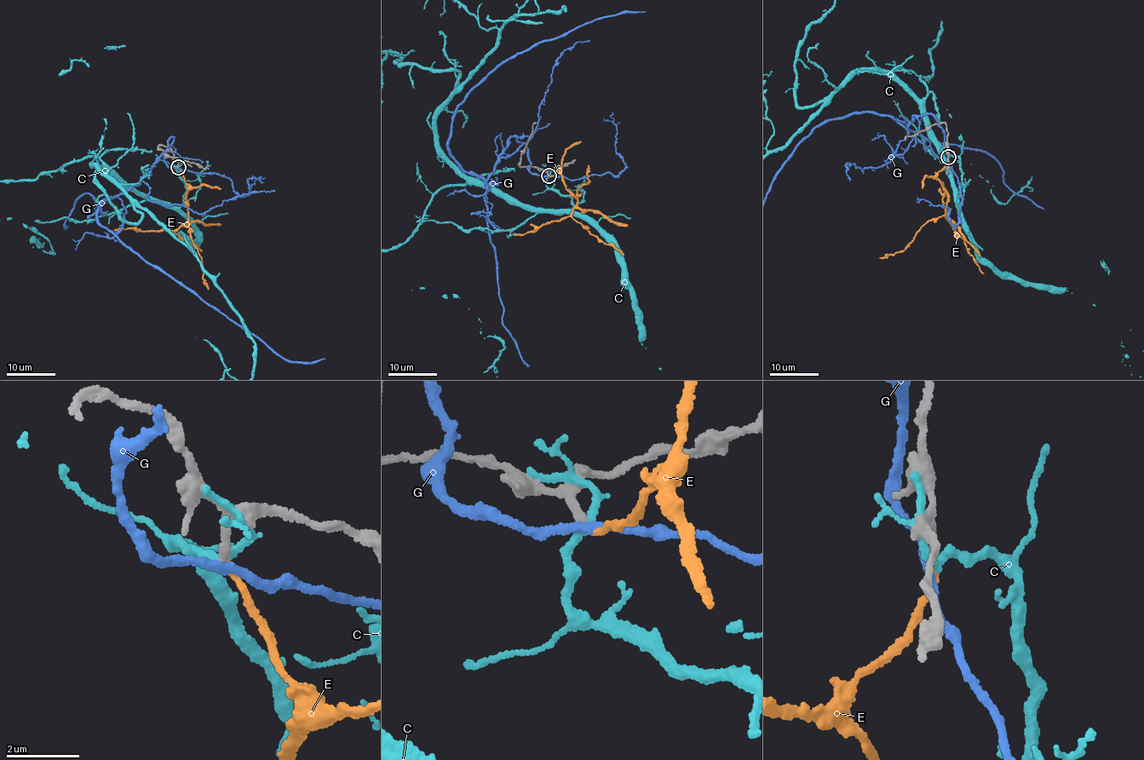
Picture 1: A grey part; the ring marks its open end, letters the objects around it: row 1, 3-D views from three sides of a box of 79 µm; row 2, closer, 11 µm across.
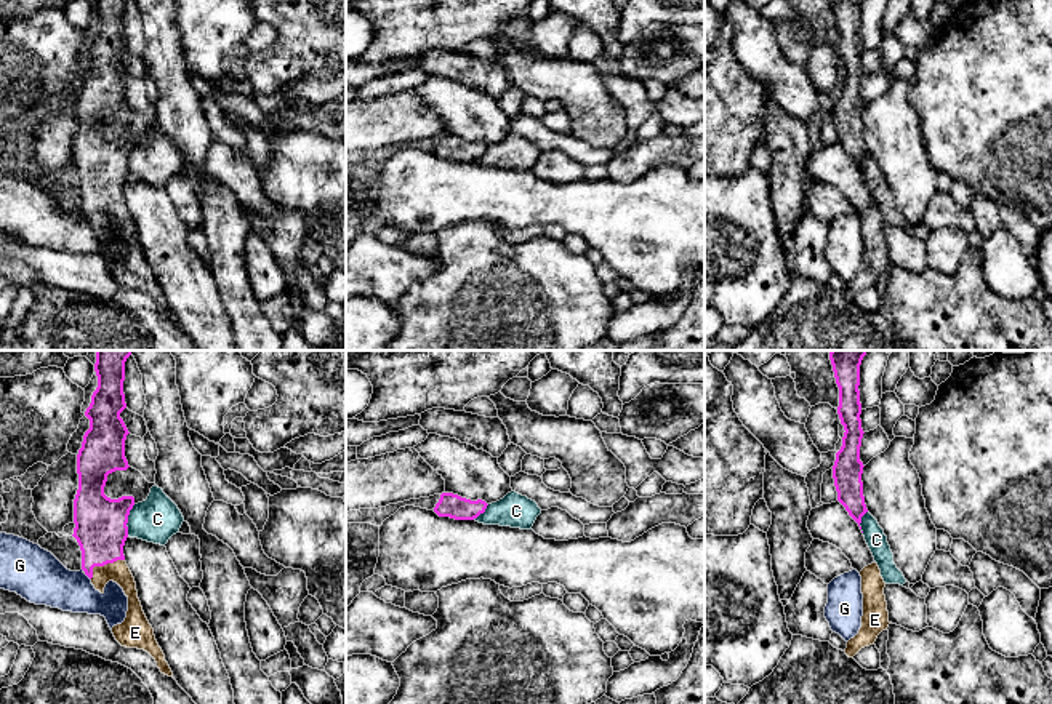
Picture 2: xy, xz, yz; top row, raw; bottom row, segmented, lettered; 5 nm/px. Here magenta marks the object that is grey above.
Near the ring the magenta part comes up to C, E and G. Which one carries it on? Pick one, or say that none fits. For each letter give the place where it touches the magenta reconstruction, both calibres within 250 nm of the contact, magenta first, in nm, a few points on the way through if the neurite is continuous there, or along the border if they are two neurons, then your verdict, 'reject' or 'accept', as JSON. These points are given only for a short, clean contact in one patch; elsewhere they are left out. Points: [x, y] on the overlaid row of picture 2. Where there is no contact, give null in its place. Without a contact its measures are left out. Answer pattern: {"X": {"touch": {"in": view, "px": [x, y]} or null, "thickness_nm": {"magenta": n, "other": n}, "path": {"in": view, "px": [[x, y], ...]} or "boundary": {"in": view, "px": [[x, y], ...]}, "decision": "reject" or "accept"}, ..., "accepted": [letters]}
{"C": {"touch": {"in": "xy", "px": [127, 520]}, "thickness_nm": {"magenta": 260, "other": 220}, "decision": "reject"}, "E": {"touch": {"in": "xy", "px": [103, 565]}, "thickness_nm": {"magenta": 260, "other": 110}, "path": {"in": "xy", "px": [[101, 530], [103, 565], [111, 565], [117, 572]]}, "decision": "accept"}, "G": {"touch": {"in": "xy", "px": [87, 575]}, "thickness_nm": {"magenta": 260, "other": 260}, "boundary": {"in": "xy", "px": [[84, 573], [90, 580]]}, "decision": "reject"}, "accepted": ["E"]}

